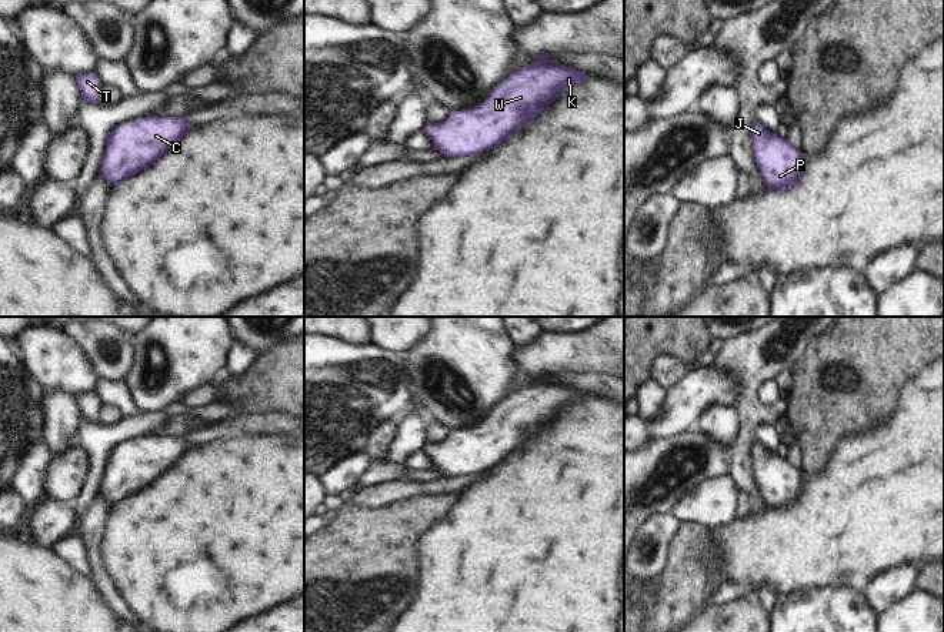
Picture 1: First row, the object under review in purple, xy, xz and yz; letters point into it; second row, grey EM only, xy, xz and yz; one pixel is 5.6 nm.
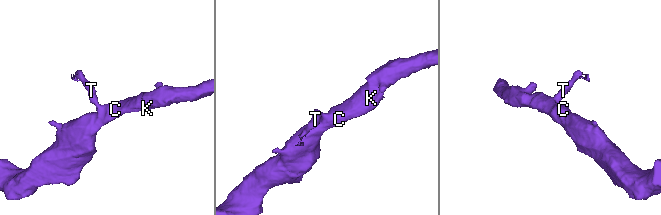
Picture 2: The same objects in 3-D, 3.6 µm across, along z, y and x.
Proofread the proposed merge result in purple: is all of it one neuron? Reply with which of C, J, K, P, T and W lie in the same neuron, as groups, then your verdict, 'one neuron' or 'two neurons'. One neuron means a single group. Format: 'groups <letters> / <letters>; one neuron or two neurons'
groups C J K P T W; one neuron

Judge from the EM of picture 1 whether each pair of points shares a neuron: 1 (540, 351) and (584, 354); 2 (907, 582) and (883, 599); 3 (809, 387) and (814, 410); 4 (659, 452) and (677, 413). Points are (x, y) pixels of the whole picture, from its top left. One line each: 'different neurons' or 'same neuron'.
1: same neuron
2: same neuron
3: same neuron
4: different neurons

